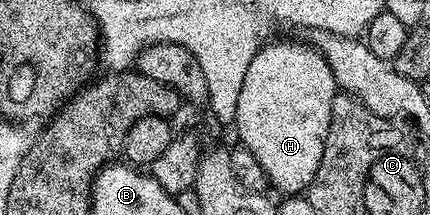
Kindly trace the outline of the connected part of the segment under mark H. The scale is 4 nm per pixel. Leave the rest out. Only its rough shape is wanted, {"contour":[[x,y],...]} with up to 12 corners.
{"contour":[[307,42],[261,46],[234,130],[269,184],[318,173],[338,94]]}

